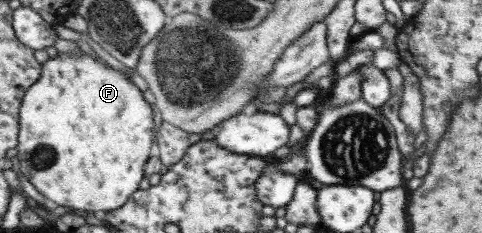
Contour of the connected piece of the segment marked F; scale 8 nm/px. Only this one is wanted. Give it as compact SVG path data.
M82 52L81 54L60 54L55 58L49 58L43 63L43 75L34 84L31 85L24 96L23 104L21 105L20 116L21 130L19 133L19 147L17 148L18 158L16 163L20 172L28 177L34 183L34 187L38 191L42 191L48 199L56 201L58 205L66 205L66 207L74 207L74 209L84 209L84 211L95 212L99 215L105 212L111 212L120 209L124 204L131 200L140 189L140 183L144 179L145 168L147 167L148 160L156 153L154 145L154 111L152 111L152 104L144 99L144 92L138 89L138 85L132 81L131 78L126 77L123 71L112 69L104 60L100 61Z

